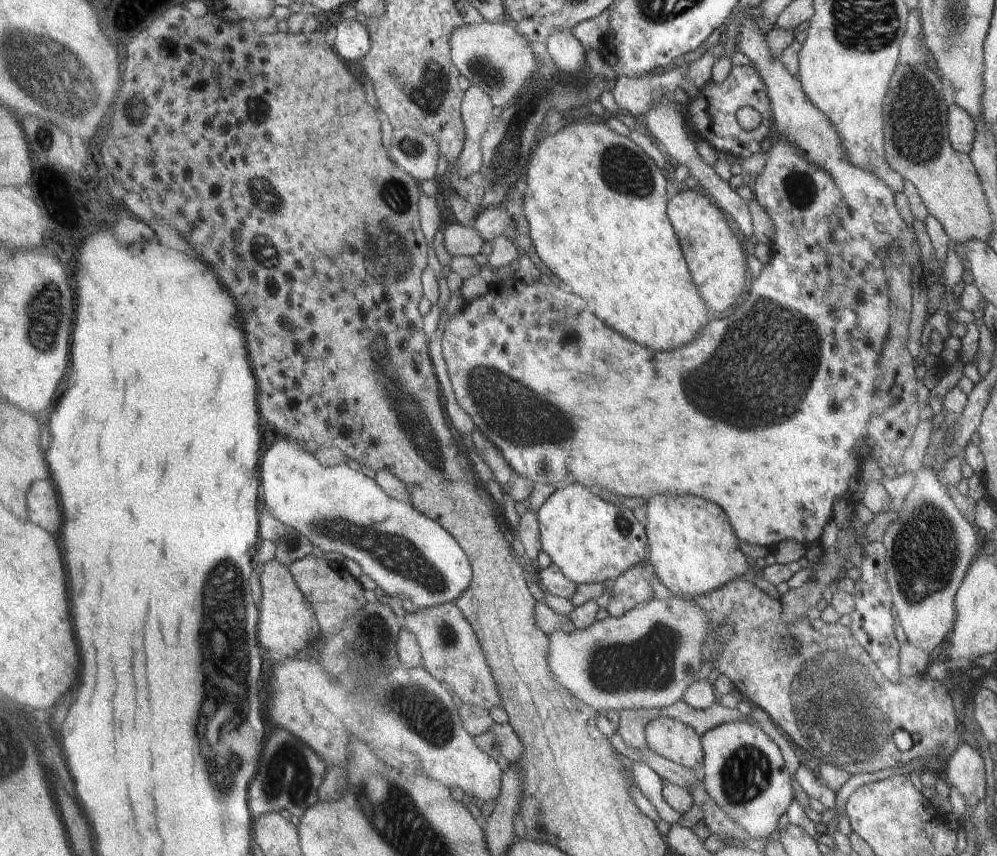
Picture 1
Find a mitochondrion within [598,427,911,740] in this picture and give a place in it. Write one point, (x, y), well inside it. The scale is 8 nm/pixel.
(623, 525)

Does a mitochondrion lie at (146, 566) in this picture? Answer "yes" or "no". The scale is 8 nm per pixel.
no

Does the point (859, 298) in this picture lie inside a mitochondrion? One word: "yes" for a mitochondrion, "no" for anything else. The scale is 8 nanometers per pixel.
no

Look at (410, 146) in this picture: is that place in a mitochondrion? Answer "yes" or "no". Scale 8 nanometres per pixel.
yes

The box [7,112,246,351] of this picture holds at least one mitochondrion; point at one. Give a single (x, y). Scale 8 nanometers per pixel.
(46, 135)

